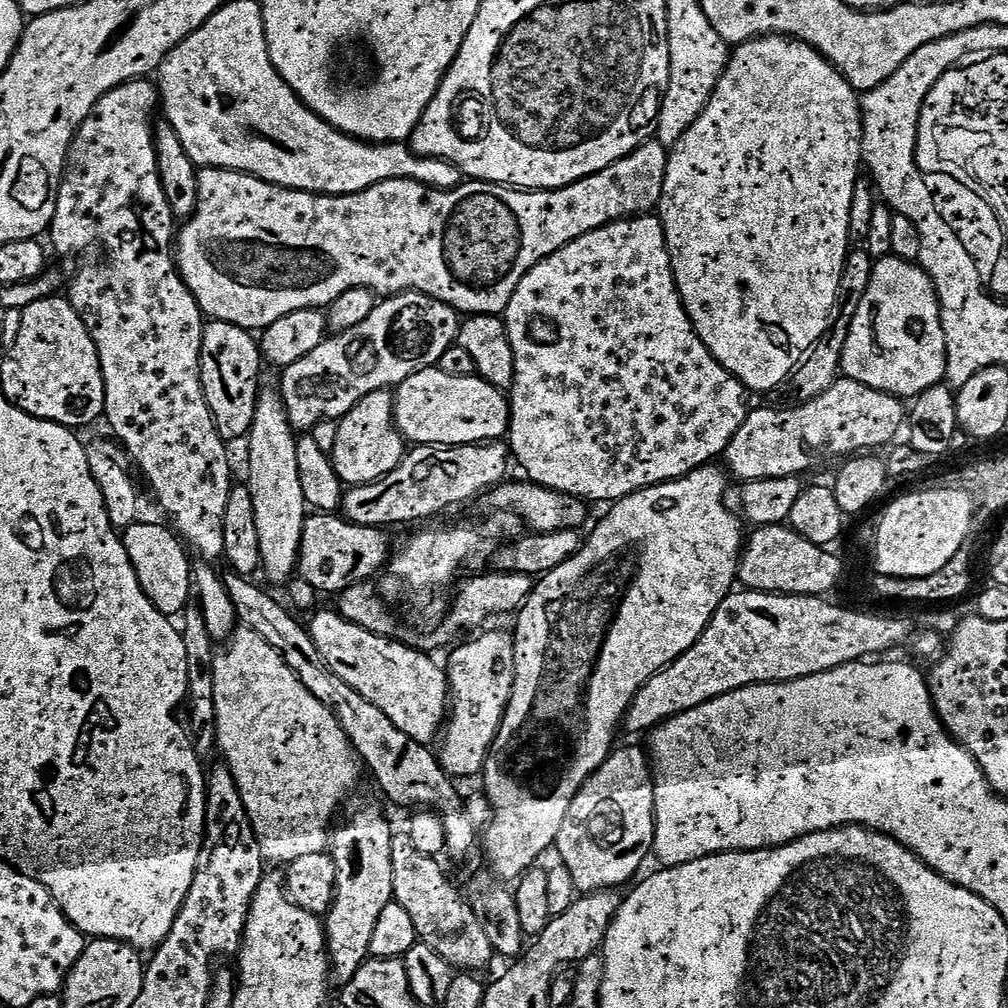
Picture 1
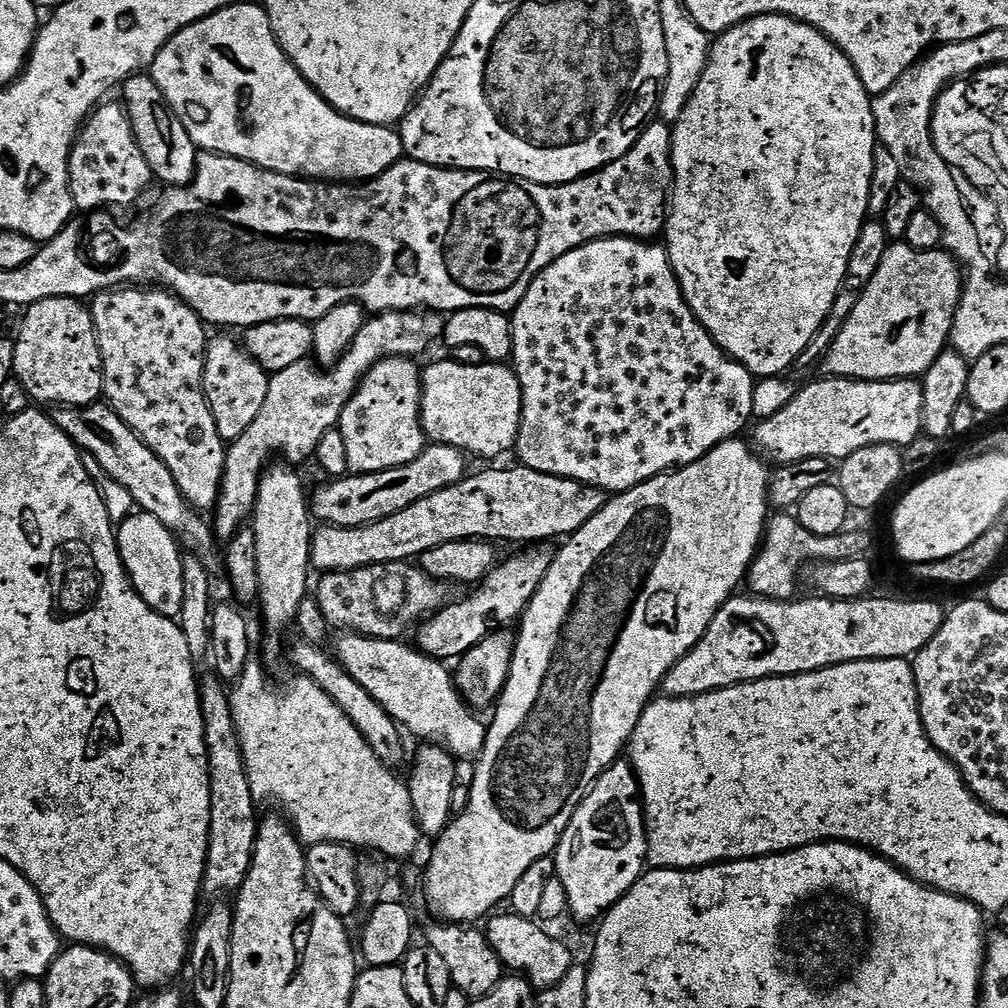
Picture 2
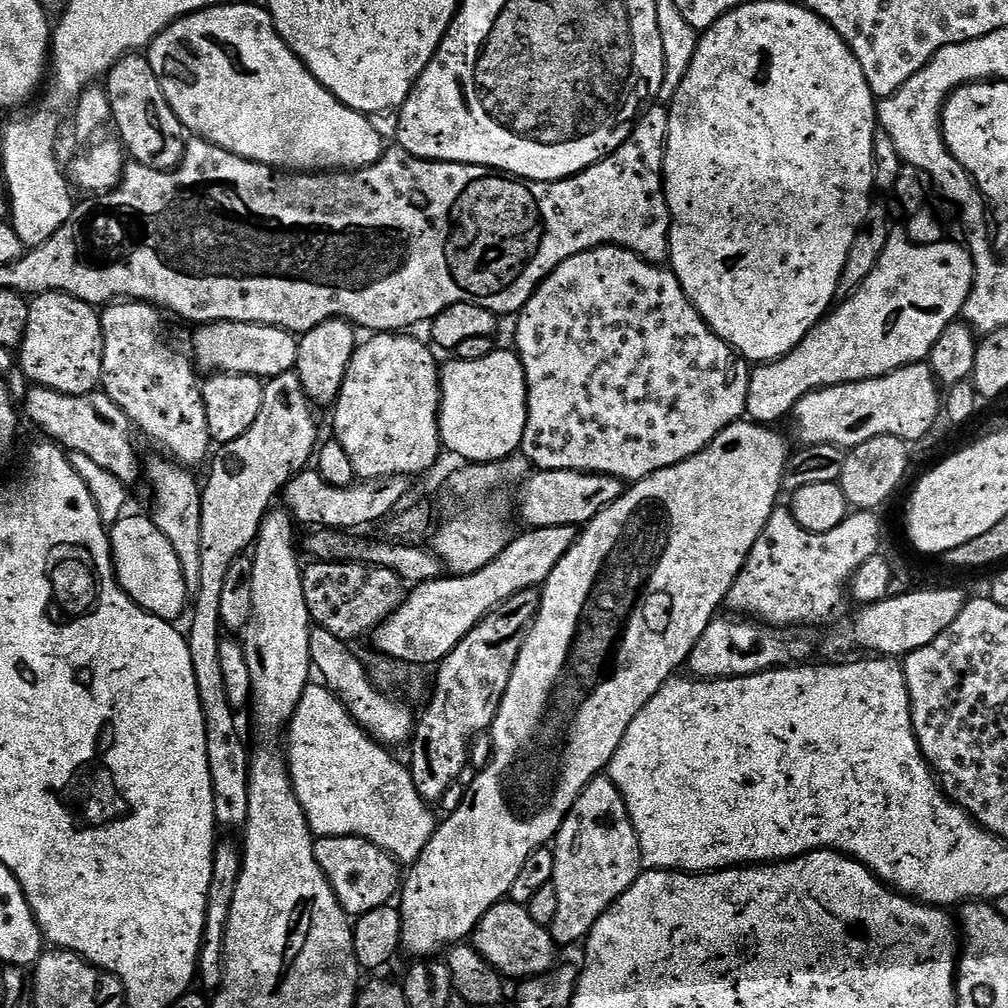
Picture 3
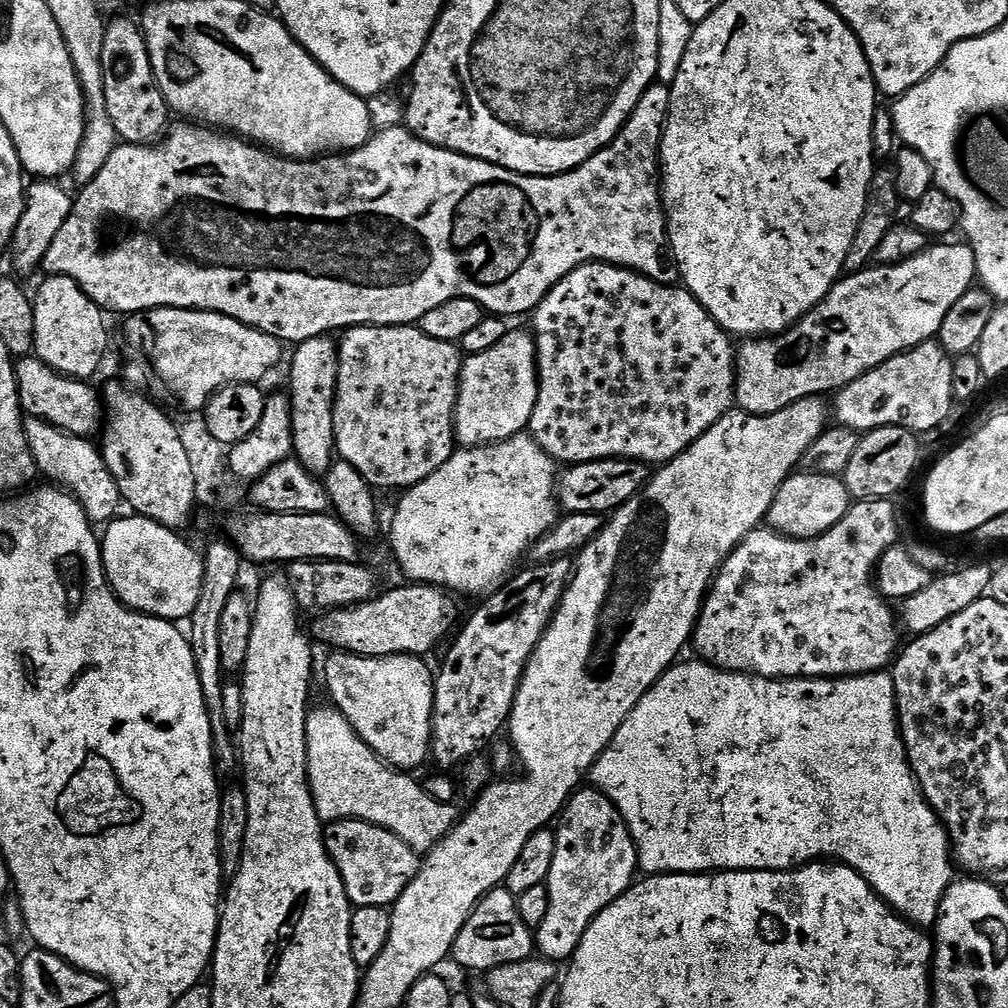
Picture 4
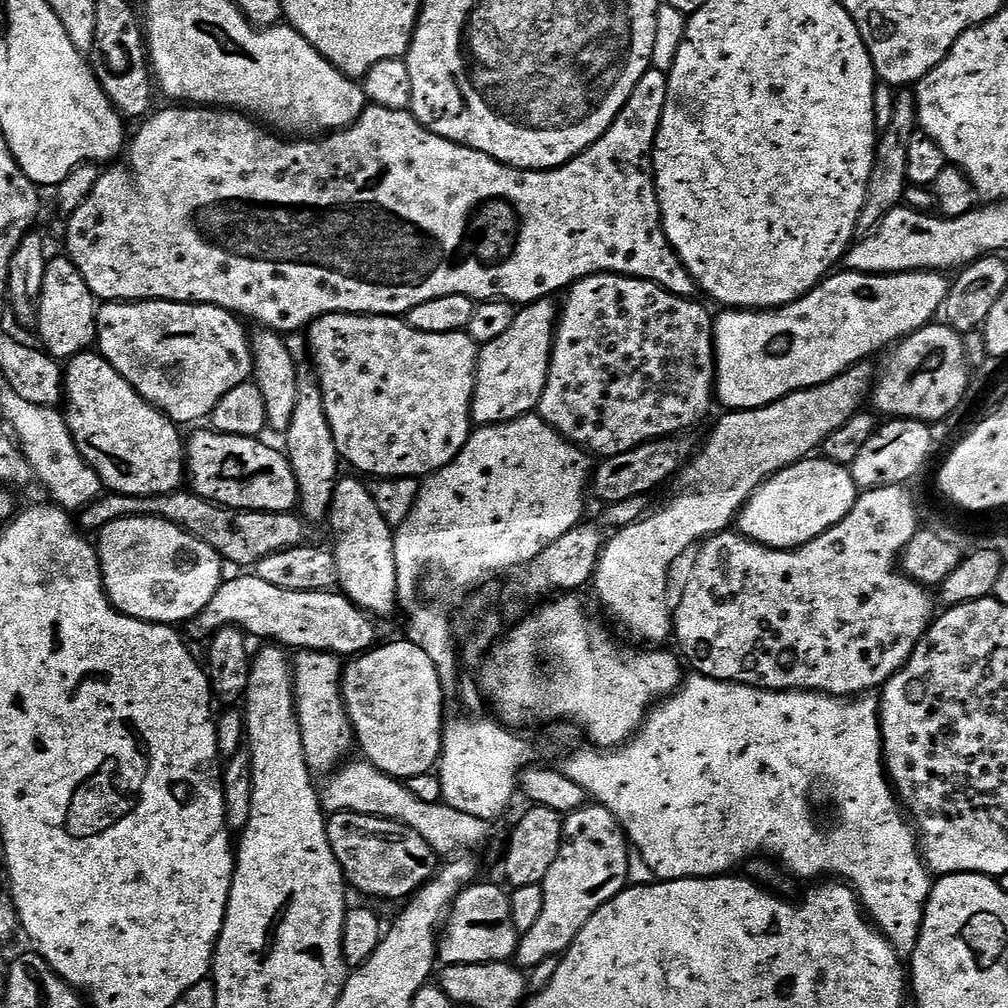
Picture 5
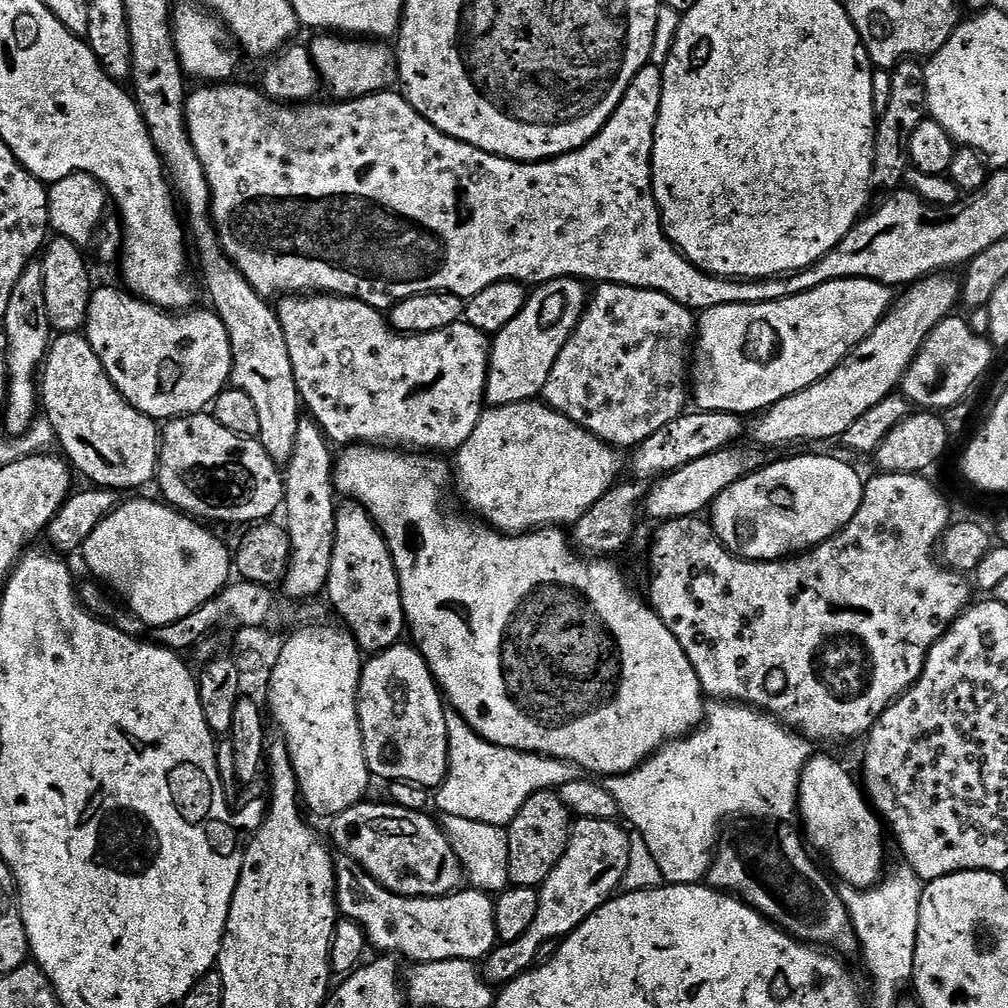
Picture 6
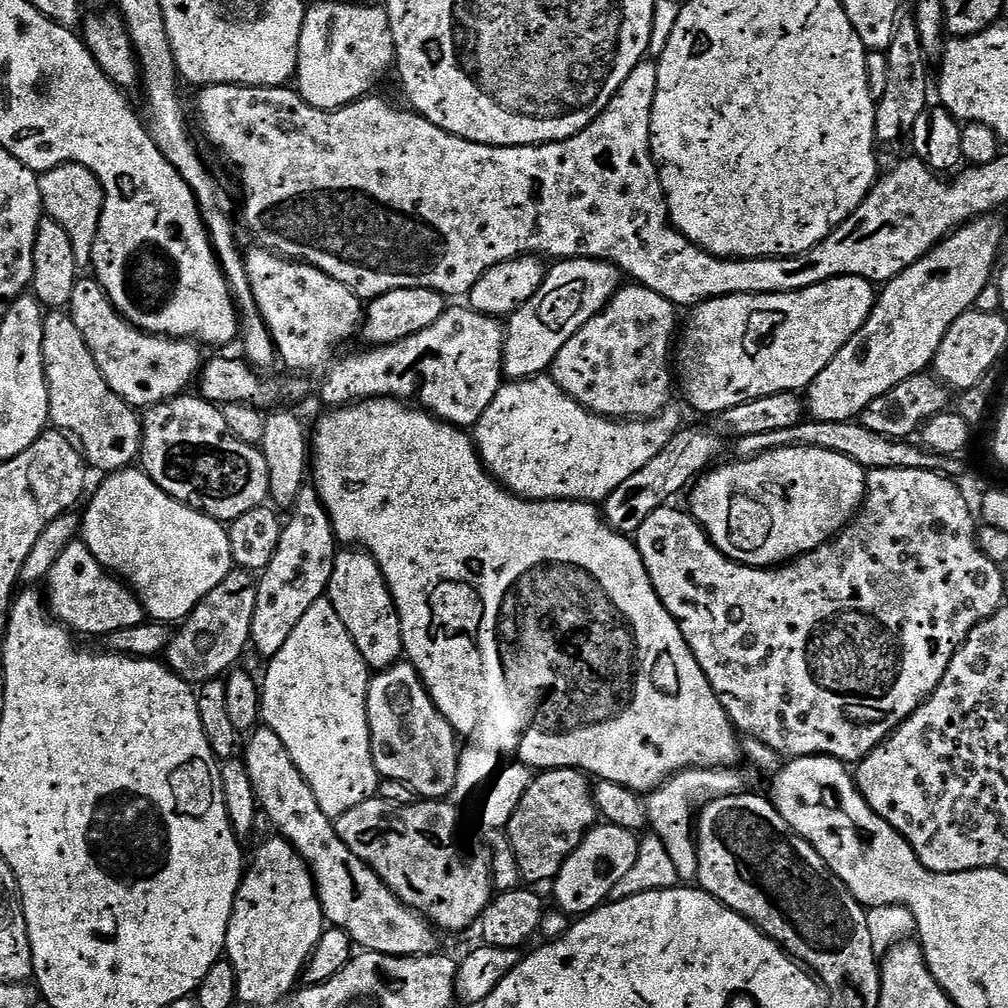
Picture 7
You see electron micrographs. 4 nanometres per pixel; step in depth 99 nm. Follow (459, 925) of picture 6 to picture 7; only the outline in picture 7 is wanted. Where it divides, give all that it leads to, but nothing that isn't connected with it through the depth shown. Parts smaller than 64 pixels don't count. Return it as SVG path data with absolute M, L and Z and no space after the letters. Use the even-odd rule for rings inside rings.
M257 727L243 745L242 759L244 765L248 767L250 782L254 782L254 794L259 811L263 815L264 812L268 815L269 822L280 831L277 833L294 845L296 853L308 865L308 871L311 872L312 880L316 883L316 897L320 899L325 921L331 927L342 929L357 949L366 952L391 956L433 955L437 951L437 929L420 913L404 907L395 894L385 886L383 880L378 878L376 871L358 859L350 850L350 846L346 846L346 842L342 842L333 821L326 814L322 814L322 806L318 806L314 798L314 790L310 790L306 778L302 778L298 766L294 766L286 746L282 746L282 738L278 738L278 734L274 734L268 728Z

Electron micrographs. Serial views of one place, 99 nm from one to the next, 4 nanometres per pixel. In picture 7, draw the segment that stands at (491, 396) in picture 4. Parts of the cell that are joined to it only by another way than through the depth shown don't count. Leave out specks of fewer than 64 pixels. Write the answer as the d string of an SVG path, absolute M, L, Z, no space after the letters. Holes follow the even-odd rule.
M562 260L553 263L547 269L542 286L534 298L530 298L519 310L512 313L506 320L506 331L504 334L504 376L509 381L529 380L531 376L547 373L551 369L554 358L594 314L602 311L611 302L613 296L622 287L622 273L615 264L607 264L605 260Z

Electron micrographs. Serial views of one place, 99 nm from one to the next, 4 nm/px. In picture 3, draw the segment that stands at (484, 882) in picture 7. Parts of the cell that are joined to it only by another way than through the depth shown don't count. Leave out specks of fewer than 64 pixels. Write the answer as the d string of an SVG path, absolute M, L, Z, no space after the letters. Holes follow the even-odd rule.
M321 836L313 843L312 849L322 874L330 882L338 902L344 907L349 917L359 918L370 910L391 905L397 899L402 888L401 865L395 856L391 856L386 850L374 846L366 838L361 836Z

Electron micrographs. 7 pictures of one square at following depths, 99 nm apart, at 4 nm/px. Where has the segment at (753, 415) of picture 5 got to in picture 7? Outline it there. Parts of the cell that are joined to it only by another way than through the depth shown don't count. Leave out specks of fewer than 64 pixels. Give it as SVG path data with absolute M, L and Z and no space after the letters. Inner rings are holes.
M989 214L969 220L879 289L876 304L862 330L834 354L826 370L808 385L806 412L811 419L855 421L874 398L882 398L898 382L906 382L906 378L919 376L933 367L946 330L973 307L982 288L993 279L996 255L1004 240L1004 224L1000 218Z

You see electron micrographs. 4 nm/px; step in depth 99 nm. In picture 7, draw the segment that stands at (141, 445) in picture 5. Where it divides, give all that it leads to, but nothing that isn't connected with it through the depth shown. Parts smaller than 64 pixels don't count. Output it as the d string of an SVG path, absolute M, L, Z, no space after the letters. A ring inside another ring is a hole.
M52 310L44 317L42 330L42 358L48 383L48 419L53 429L67 434L78 445L89 469L97 468L100 474L120 472L137 463L140 454L142 420L137 409L127 404L102 378L94 362L94 354L86 346L86 338L74 326L71 315L64 310Z

